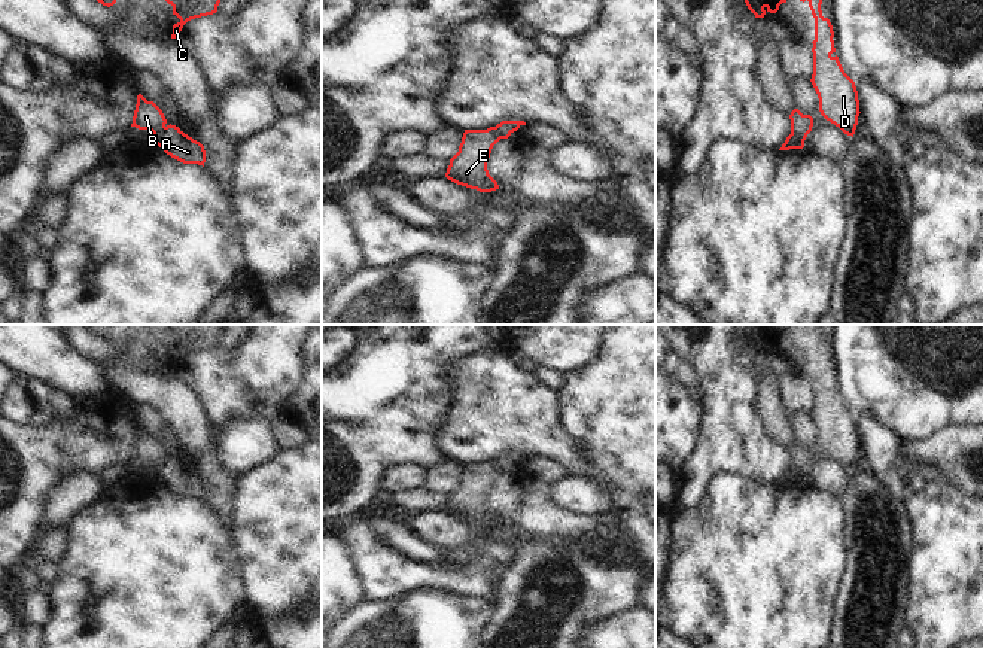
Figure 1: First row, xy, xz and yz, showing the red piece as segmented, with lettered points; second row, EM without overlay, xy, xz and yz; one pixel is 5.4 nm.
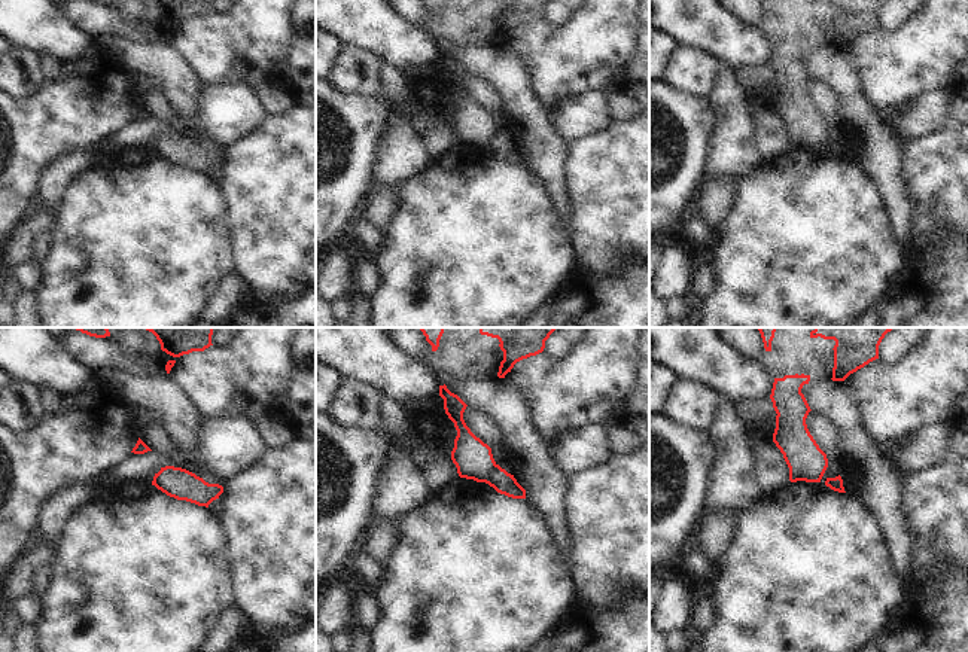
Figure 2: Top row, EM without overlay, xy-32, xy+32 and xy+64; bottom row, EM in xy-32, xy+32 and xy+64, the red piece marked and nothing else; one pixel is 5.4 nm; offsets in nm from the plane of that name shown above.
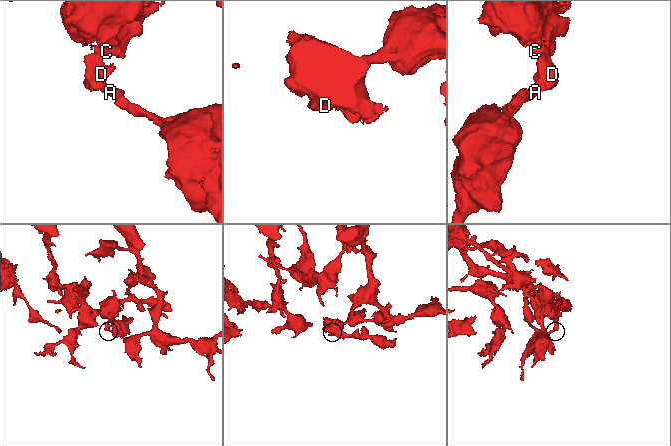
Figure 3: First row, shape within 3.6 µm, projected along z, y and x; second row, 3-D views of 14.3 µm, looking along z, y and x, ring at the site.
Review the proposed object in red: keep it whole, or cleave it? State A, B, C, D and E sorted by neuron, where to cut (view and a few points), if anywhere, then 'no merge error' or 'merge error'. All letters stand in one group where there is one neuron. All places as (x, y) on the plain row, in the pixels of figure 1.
groups A / B C D E; cut xy (166, 461), (157, 477); merge error

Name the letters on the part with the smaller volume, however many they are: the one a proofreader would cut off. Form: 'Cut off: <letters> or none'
Cut off: B, C, D, E

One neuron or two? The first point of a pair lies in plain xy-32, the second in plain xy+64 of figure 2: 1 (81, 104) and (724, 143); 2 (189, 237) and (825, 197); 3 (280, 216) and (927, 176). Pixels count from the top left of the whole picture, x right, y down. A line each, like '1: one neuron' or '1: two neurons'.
1: two neurons
2: one neuron
3: one neuron

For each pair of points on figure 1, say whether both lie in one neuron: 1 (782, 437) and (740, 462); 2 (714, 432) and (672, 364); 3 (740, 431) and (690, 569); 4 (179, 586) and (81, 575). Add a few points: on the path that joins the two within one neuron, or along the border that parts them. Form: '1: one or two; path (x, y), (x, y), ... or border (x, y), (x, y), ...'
1: two; border (760, 408), (767, 434), (788, 450)
2: two; border (679, 356), (693, 368), (703, 398)
3: two; border (758, 483), (735, 474), (718, 474), (702, 498)
4: one; path (155, 577), (105, 577)

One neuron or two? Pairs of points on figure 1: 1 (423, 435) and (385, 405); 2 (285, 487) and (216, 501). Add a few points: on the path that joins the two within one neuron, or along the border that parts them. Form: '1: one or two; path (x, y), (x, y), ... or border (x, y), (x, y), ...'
1: one; path (414, 429), (407, 428), (393, 414)
2: two; border (237, 477), (233, 498), (231, 534)

